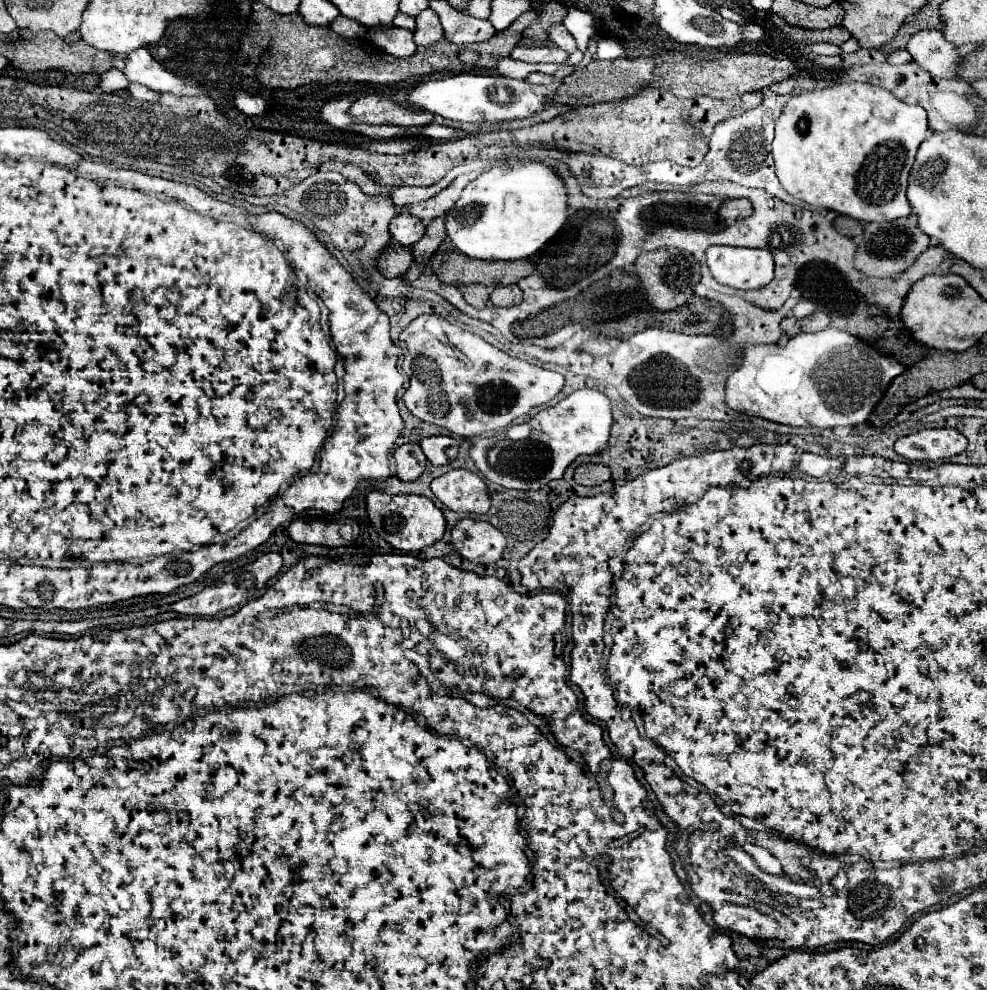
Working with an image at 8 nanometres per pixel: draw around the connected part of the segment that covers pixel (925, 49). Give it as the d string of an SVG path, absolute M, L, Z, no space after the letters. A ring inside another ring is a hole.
M921 30L912 35L906 50L910 52L912 60L918 62L926 72L938 78L952 78L954 66L958 66L960 58L956 54L956 46L944 40L941 31Z

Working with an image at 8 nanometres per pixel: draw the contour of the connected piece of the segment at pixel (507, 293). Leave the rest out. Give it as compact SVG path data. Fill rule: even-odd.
M516 284L510 286L496 286L490 292L490 302L494 306L516 306L522 302L522 290Z

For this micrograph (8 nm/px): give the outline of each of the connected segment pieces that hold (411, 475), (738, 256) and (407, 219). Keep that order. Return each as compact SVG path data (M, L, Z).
M408 442L408 444L402 444L400 448L396 448L394 458L396 458L396 476L404 482L416 480L426 468L426 456L424 456L420 444L416 444L416 442Z
M710 246L706 260L712 276L730 288L758 290L774 278L774 260L762 248Z
M398 214L392 218L388 230L398 244L412 246L414 242L418 242L418 238L422 238L424 224L420 218L414 218L412 214Z

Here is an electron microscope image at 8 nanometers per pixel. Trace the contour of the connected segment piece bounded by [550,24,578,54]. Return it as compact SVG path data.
M562 24L550 28L550 40L552 40L558 48L566 50L568 54L572 54L572 52L578 48L578 46L576 46L576 40L570 36L570 32L568 32Z

